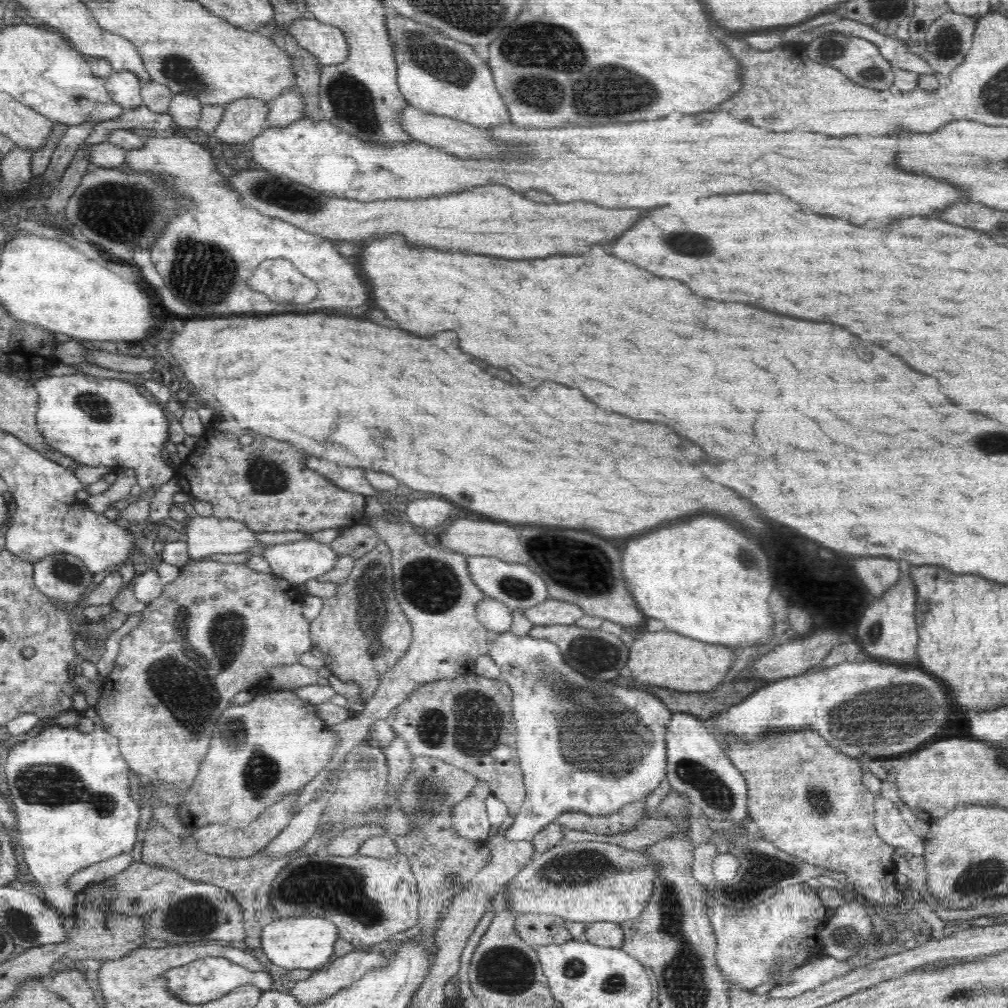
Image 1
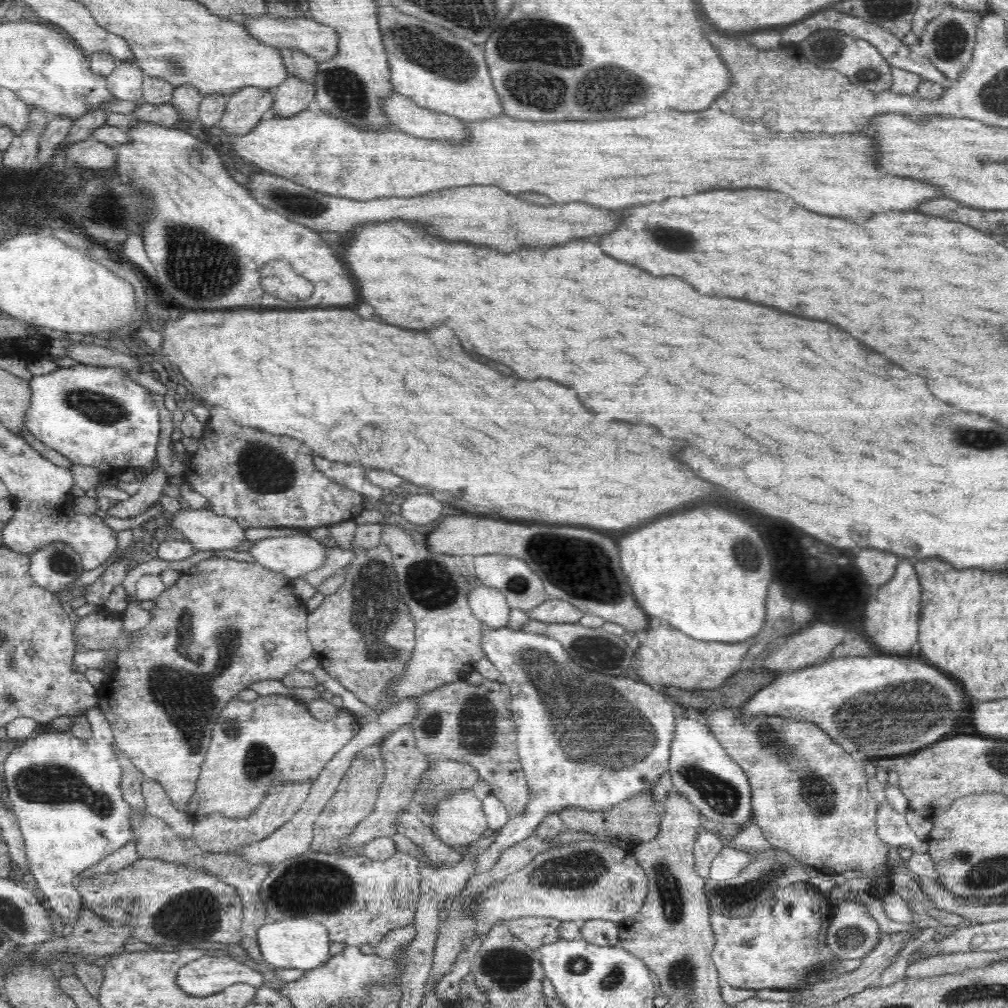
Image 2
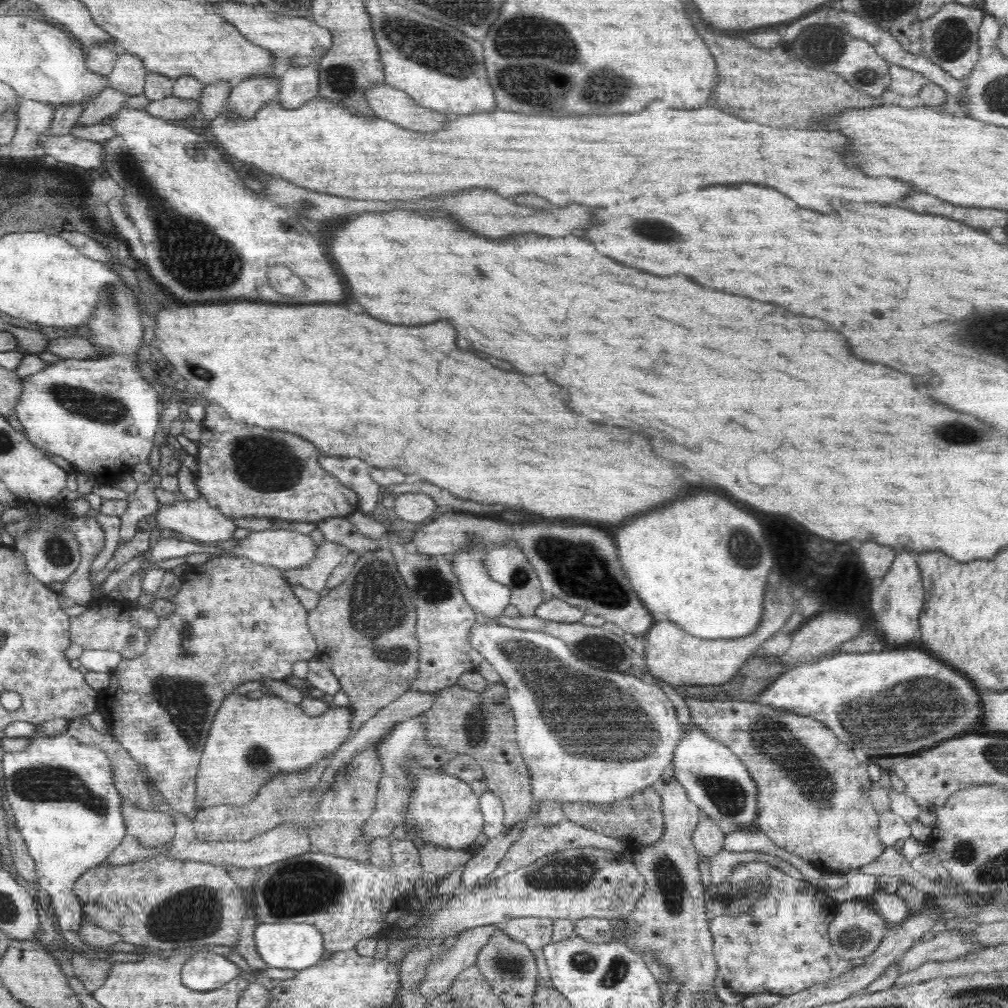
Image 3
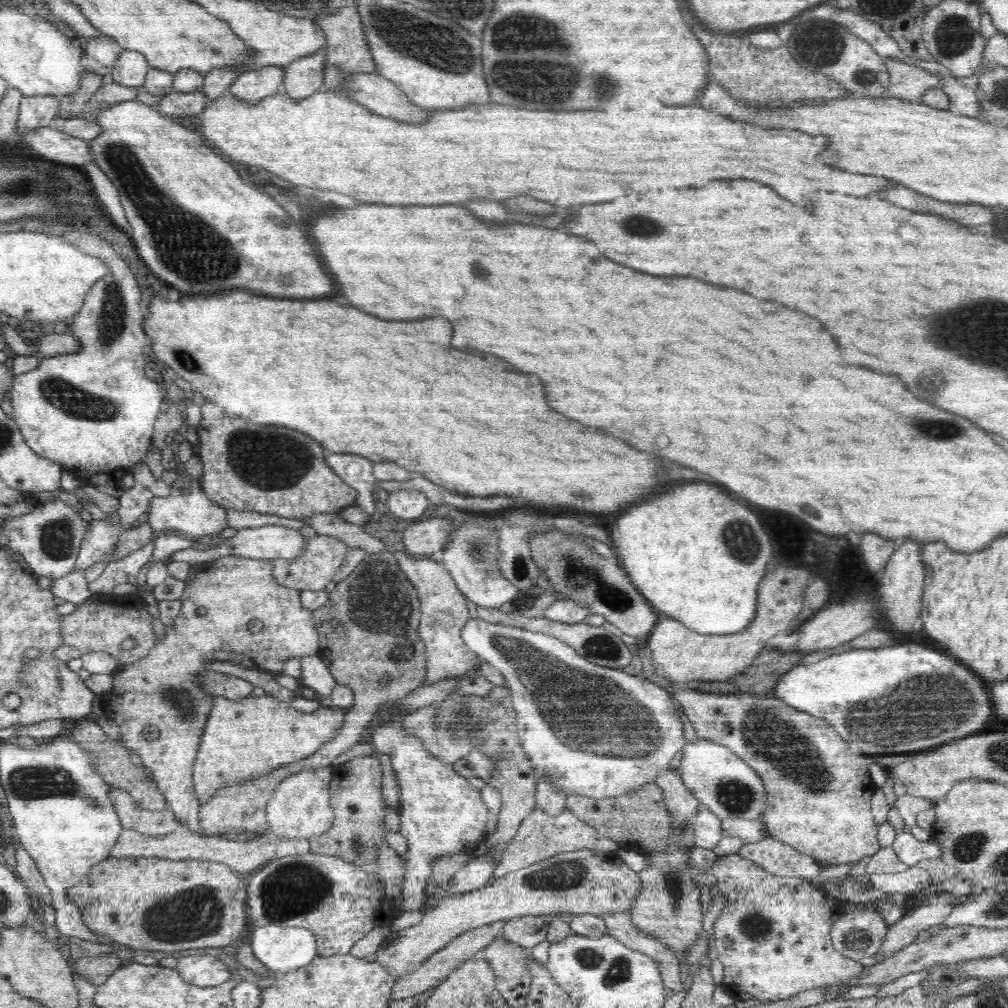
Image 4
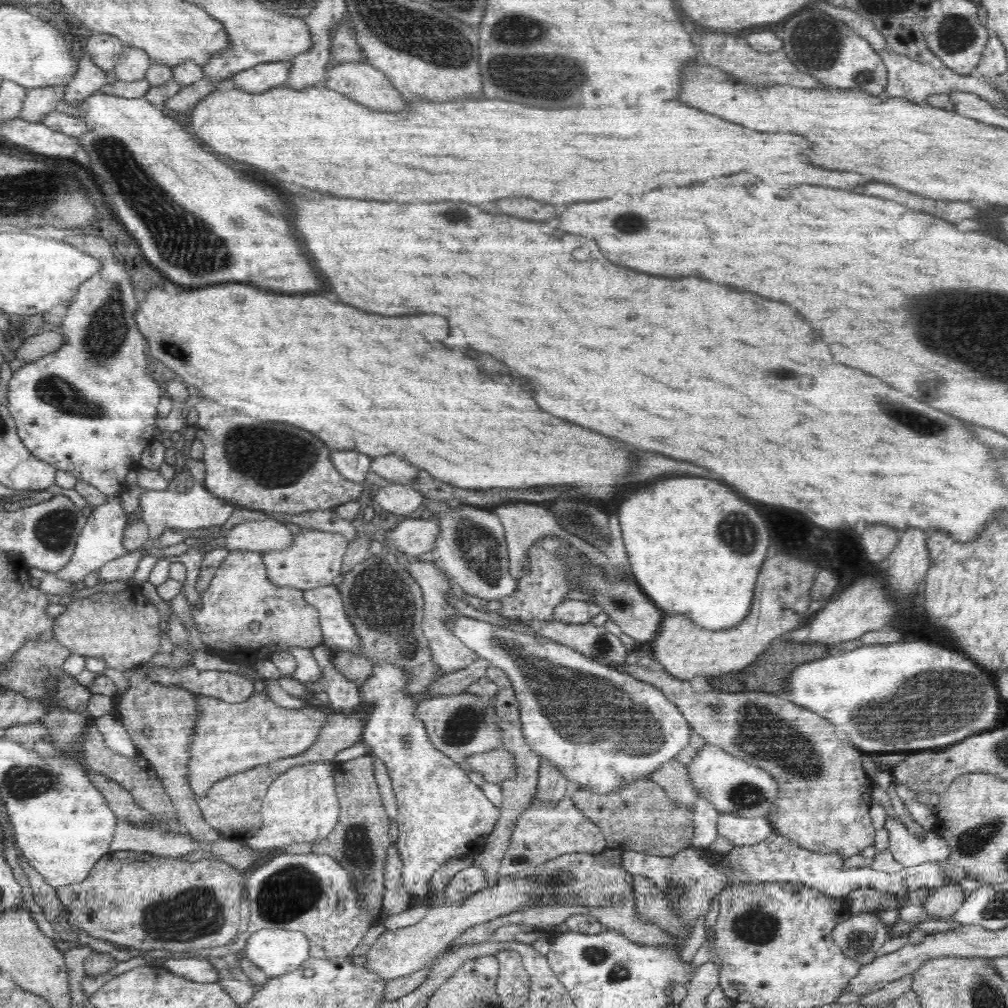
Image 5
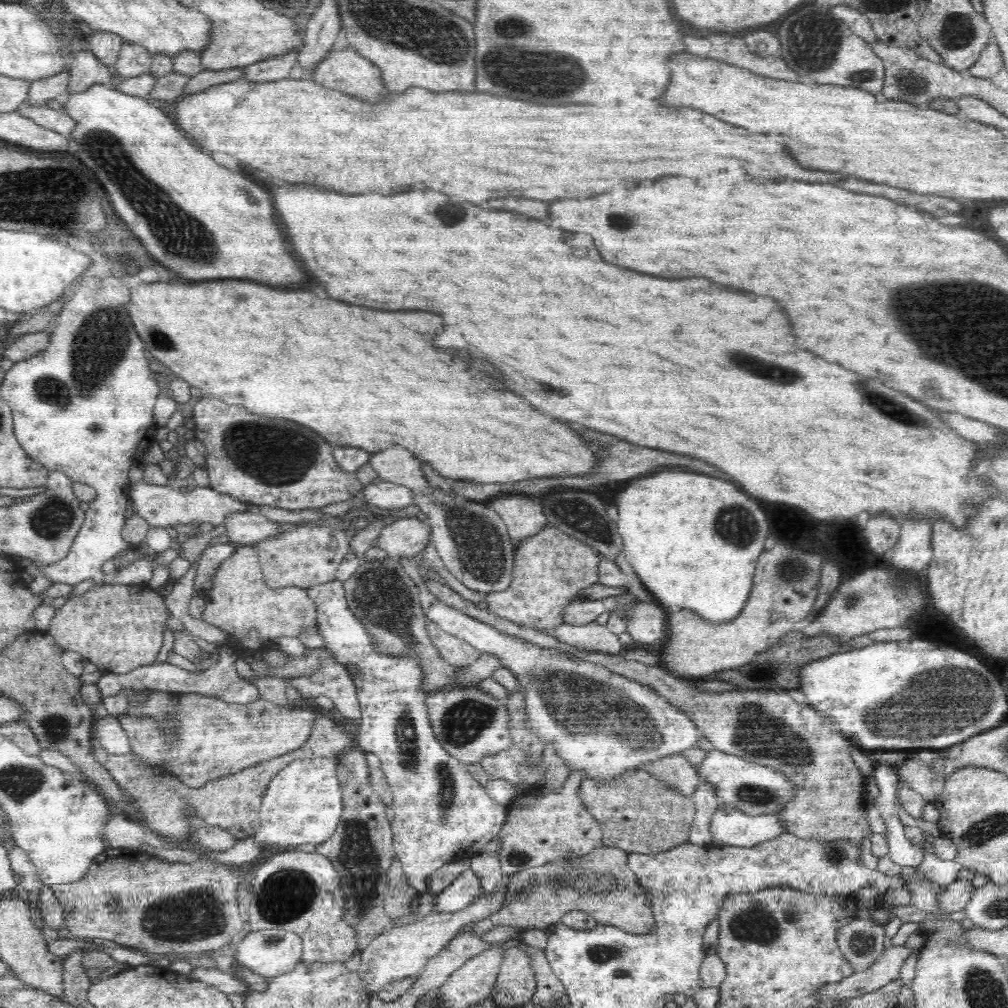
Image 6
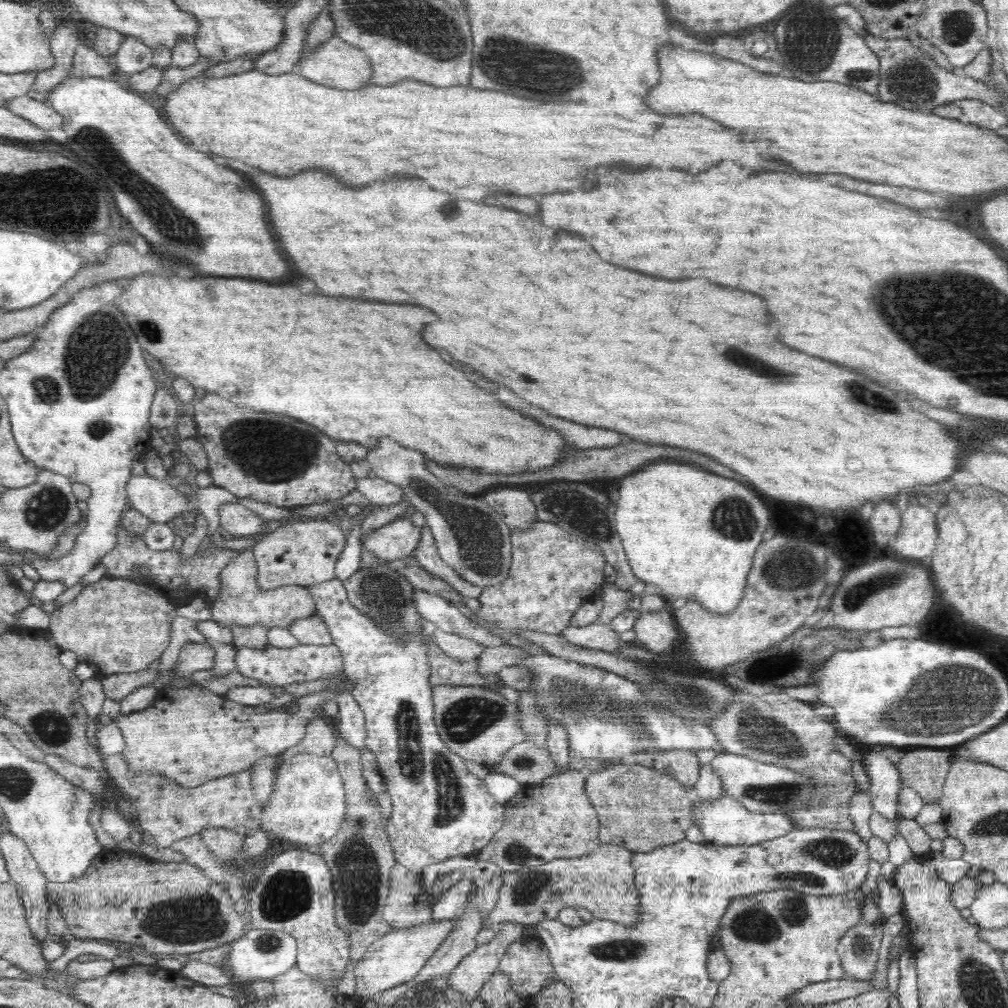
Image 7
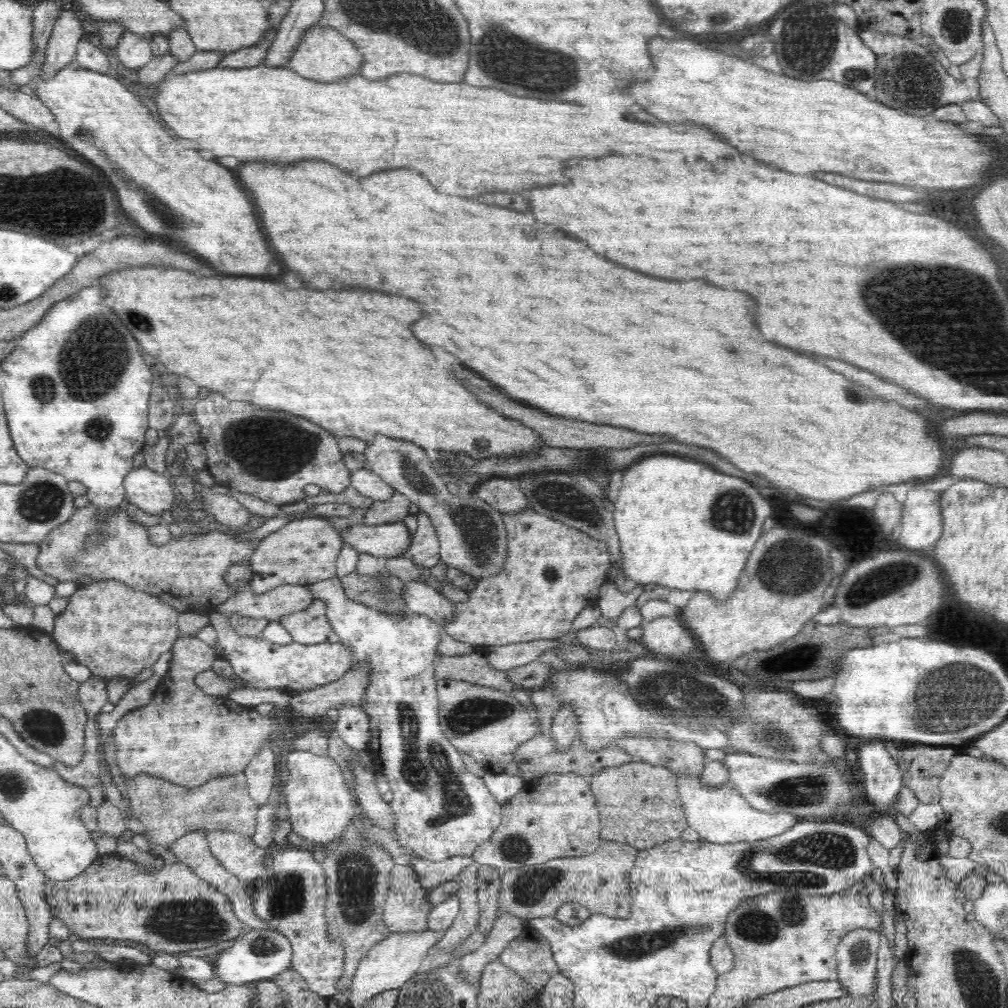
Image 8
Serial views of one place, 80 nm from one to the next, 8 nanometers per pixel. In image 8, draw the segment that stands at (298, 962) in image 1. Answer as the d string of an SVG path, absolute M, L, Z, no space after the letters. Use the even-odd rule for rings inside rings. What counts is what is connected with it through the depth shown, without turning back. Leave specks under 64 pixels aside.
M247 929L233 941L232 946L221 952L213 963L215 977L227 985L243 985L262 979L273 979L291 968L292 947L282 932L275 930Z

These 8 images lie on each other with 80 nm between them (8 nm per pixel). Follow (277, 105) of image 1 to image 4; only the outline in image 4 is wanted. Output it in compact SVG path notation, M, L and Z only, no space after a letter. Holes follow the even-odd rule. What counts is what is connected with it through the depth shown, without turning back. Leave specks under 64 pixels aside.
M326 46L314 54L288 63L284 69L284 82L281 92L294 101L302 101L308 95L322 90Z

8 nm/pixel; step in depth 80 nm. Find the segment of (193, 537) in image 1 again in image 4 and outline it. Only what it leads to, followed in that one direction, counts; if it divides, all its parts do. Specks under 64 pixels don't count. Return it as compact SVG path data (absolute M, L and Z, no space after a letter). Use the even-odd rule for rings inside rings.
M195 480L188 494L165 497L154 495L150 500L150 508L147 511L147 523L151 526L153 534L158 534L158 532L163 530L167 532L174 529L180 530L184 534L192 534L198 541L205 534L219 534L224 528L228 527L226 511L226 509L212 502L202 490L200 480Z

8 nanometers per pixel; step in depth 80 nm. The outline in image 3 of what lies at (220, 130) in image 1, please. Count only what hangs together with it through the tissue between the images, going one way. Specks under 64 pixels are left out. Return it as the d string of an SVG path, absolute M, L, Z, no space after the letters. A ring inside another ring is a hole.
M258 77L245 78L231 88L227 110L232 119L244 117L249 119L255 117L257 110L274 101L278 94L279 78Z

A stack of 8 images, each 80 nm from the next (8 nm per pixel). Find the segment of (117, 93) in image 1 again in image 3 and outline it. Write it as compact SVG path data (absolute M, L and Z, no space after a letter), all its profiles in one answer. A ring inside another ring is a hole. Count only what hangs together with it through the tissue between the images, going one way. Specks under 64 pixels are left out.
M122 52L106 77L108 86L128 96L136 96L143 94L148 73L143 60L138 55Z

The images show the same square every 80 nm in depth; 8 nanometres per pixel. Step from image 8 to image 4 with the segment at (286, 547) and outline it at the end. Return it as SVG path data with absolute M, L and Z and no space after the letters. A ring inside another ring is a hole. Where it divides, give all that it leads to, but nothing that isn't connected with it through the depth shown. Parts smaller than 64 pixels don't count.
M307 533L307 545L299 557L293 559L276 559L272 563L272 576L282 585L296 590L321 591L335 578L349 547L341 539L326 535Z

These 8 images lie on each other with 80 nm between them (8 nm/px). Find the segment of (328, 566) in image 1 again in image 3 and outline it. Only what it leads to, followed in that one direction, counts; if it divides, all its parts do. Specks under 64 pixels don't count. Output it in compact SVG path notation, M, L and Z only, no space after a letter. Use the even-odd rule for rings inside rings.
M283 529L251 531L234 547L226 550L231 557L249 558L252 562L279 568L297 569L316 556L317 546L310 535Z

